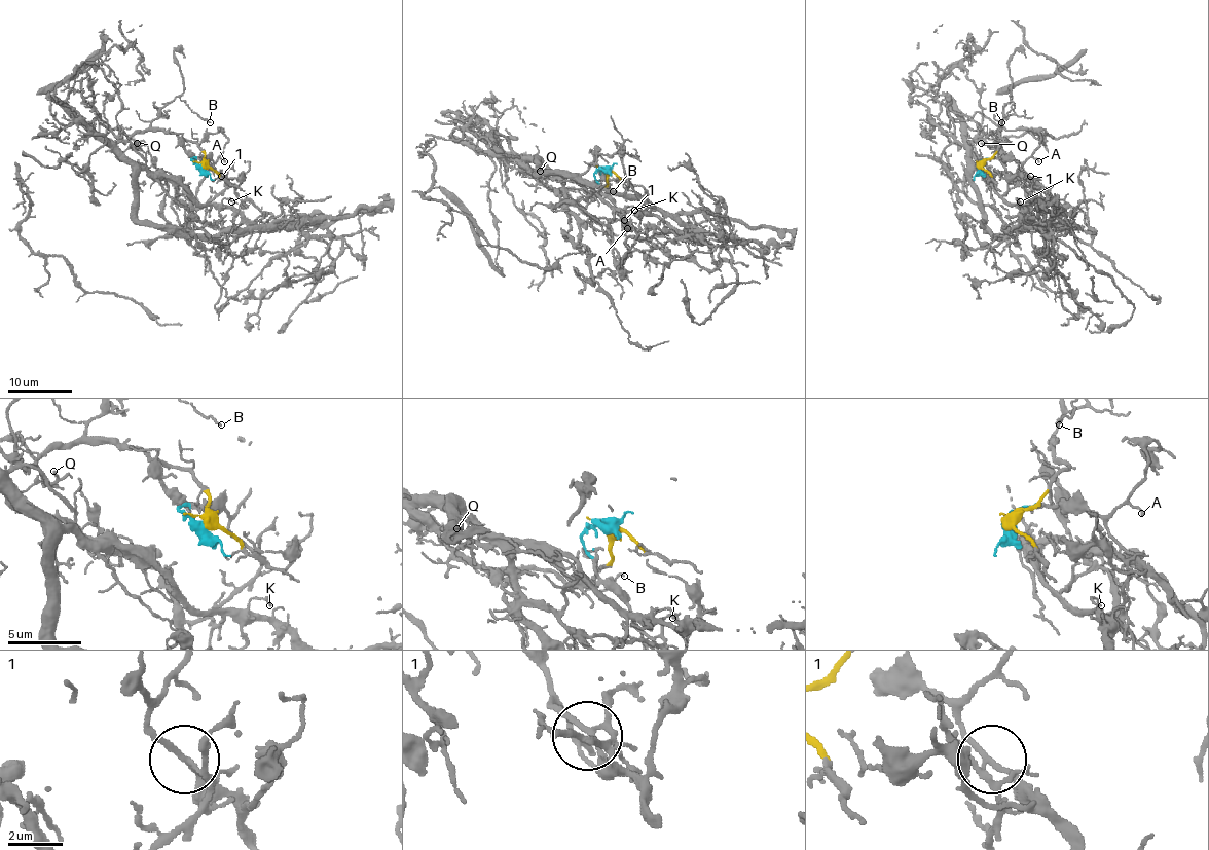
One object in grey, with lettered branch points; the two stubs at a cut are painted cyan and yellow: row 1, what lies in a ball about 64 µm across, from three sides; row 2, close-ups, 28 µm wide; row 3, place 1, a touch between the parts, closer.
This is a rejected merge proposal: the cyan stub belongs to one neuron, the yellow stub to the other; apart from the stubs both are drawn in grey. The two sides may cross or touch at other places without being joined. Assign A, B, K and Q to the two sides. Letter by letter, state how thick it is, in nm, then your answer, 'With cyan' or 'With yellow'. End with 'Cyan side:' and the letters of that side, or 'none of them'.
A: Thickness 170 nm. With cyan
B: Thickness 120 nm. With yellow
K: Thickness 140 nm. With cyan
Q: Thickness 160 nm. With yellow
Cyan side: A, K

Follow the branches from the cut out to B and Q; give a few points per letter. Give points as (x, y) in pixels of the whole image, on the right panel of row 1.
B: (979, 167), (1006, 141), (999, 136), (999, 131), (1002, 108), (1011, 97), (1013, 105), (1008, 118), (1001, 122)
Q: (979, 167), (1006, 141), (998, 131), (993, 131), (985, 139), (990, 147), (980, 142)

